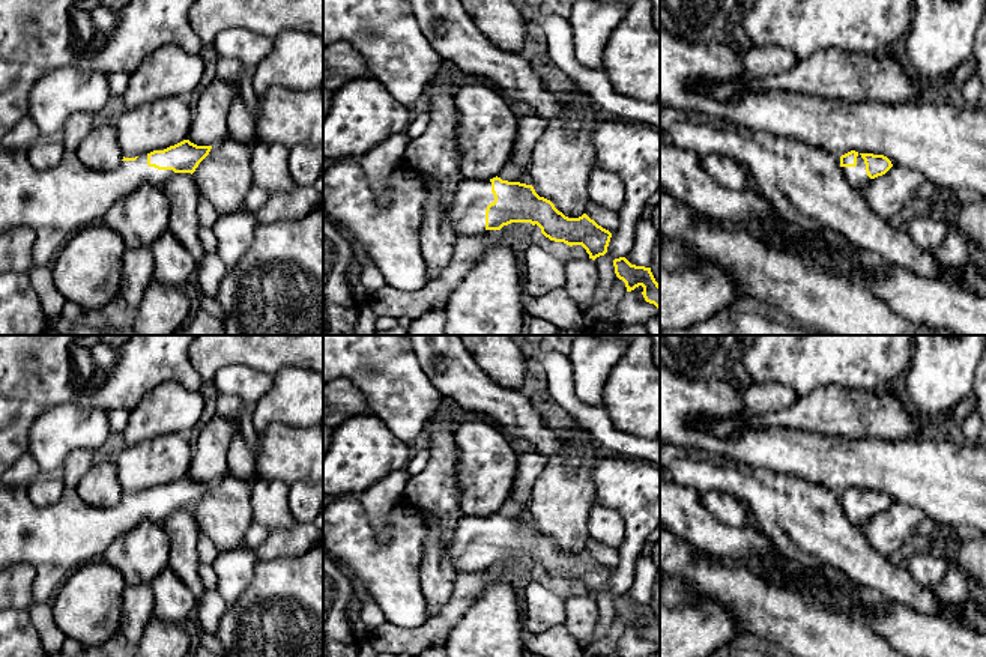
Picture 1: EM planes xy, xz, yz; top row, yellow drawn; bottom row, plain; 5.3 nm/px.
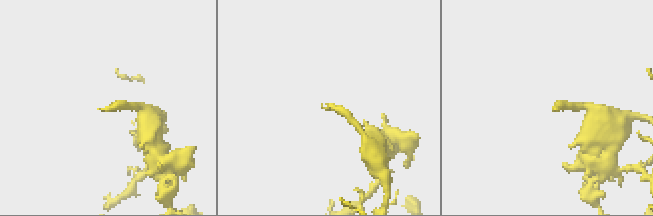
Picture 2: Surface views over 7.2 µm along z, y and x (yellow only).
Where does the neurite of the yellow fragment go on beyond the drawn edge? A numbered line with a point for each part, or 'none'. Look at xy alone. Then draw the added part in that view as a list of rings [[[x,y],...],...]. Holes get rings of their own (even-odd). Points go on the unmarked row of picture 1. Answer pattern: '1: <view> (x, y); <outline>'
1: xy (56, 540); [[[89,450],[72,451],[65,465],[65,492],[51,505],[35,505],[24,486],[0,487],[0,568],[26,562],[35,570],[32,585],[33,603],[51,603],[65,580],[81,565],[102,559],[110,544],[144,520],[161,523],[174,511],[147,502],[147,492],[135,498],[122,498],[114,508],[96,508],[86,504],[77,493],[78,481],[93,468]]]

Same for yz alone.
1: yz (857, 514); [[[860,489],[857,493],[857,502],[855,504],[842,504],[843,513],[849,523],[860,526],[867,523],[872,516],[866,510],[866,501],[864,496],[861,495]]]

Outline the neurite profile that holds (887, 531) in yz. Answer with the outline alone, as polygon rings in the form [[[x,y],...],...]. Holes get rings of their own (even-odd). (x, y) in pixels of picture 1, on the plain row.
[[[893,502],[885,511],[872,516],[858,528],[878,553],[888,556],[914,537],[924,519],[926,516],[918,508]]]

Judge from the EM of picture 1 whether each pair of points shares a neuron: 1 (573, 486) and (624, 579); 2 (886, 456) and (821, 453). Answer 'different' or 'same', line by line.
1: different
2: same

